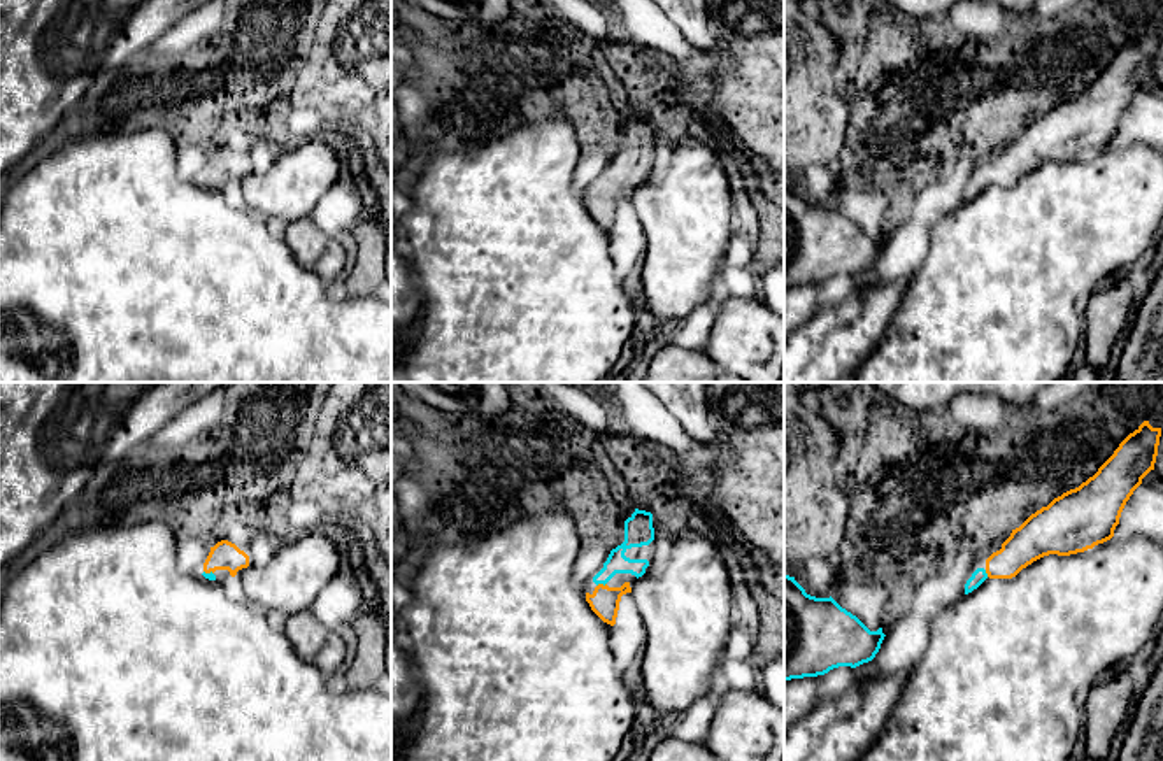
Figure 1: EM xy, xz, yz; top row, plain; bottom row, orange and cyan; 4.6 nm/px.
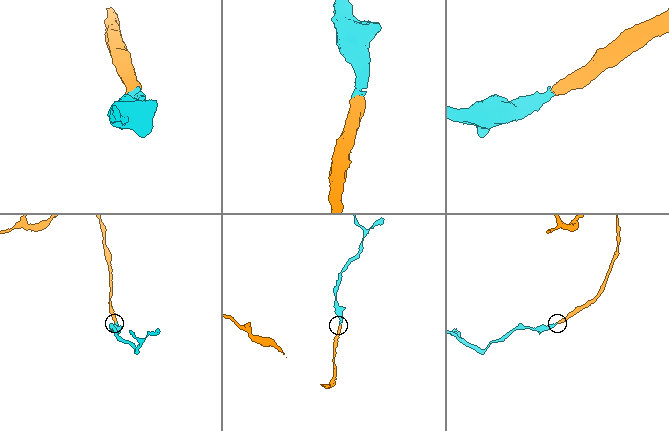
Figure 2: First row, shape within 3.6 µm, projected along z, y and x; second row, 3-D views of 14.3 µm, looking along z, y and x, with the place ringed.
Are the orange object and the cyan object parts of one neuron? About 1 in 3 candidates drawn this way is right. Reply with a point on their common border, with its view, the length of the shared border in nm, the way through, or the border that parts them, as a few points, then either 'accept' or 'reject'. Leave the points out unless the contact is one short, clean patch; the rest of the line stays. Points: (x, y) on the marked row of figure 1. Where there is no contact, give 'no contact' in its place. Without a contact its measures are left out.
xz (600, 584) | 50 nm | across xz (604, 602), (600, 584), (616, 563) | accept

